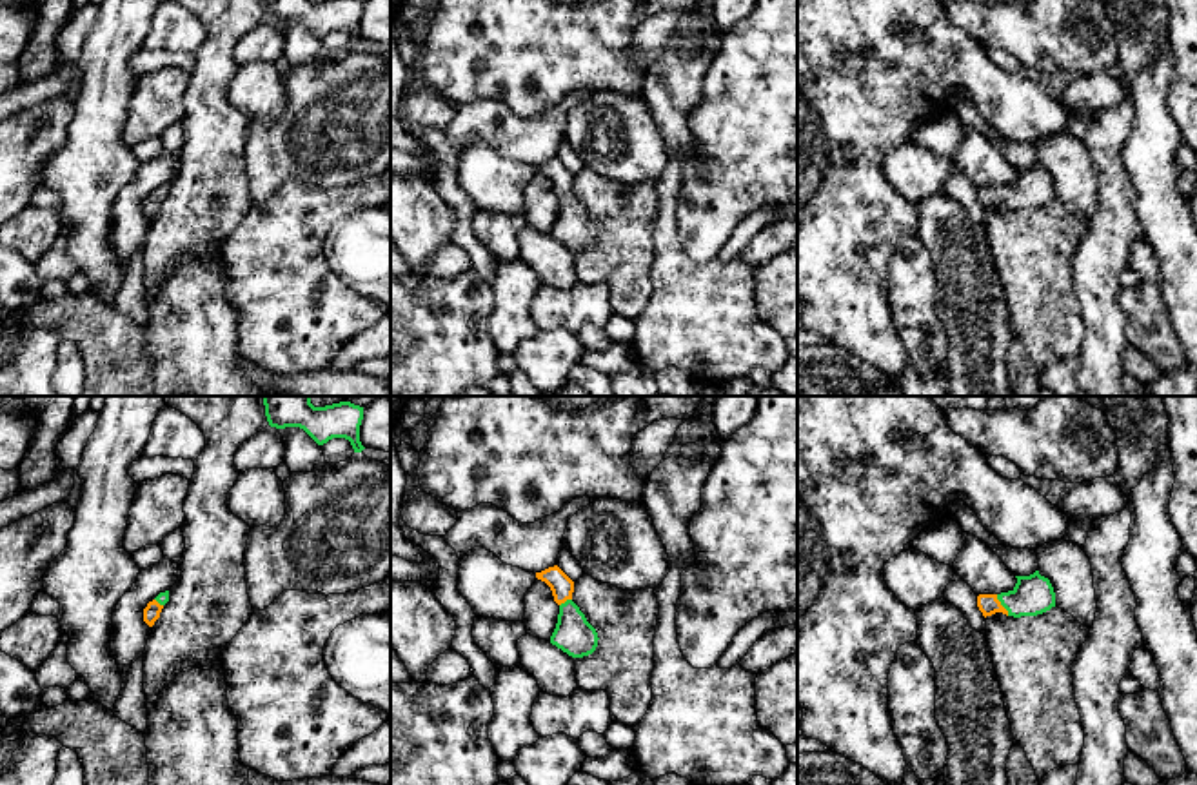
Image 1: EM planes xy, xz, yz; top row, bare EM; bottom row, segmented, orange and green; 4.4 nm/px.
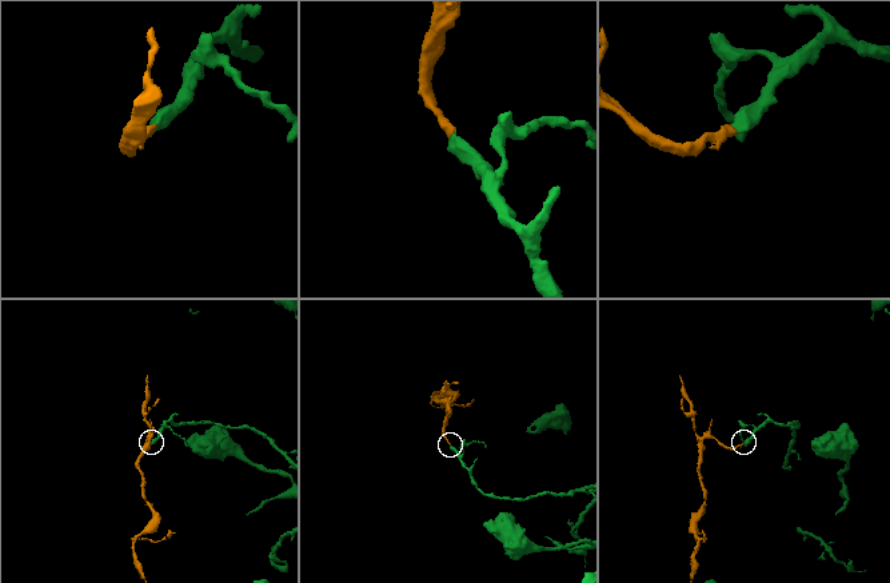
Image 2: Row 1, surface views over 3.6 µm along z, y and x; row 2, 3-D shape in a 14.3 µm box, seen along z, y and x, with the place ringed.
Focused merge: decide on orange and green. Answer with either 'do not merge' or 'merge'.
merge

